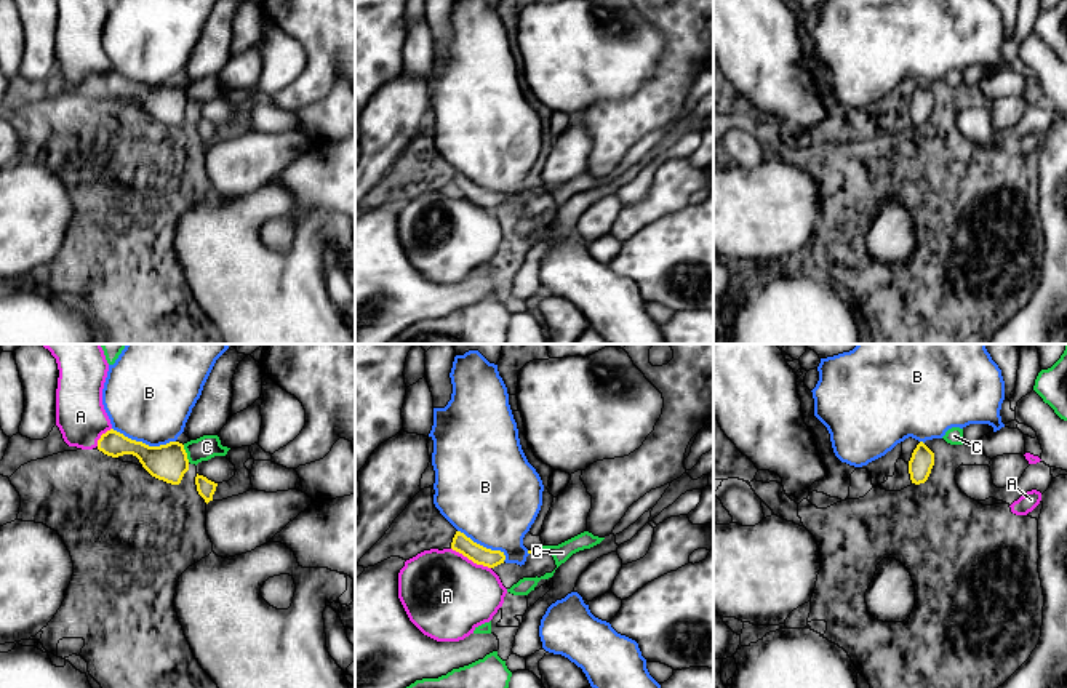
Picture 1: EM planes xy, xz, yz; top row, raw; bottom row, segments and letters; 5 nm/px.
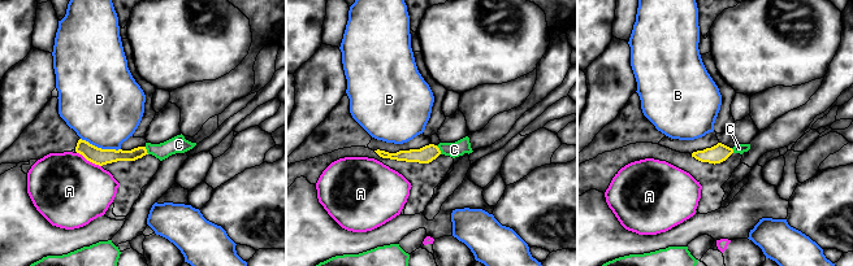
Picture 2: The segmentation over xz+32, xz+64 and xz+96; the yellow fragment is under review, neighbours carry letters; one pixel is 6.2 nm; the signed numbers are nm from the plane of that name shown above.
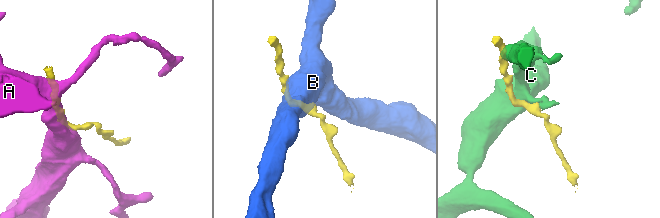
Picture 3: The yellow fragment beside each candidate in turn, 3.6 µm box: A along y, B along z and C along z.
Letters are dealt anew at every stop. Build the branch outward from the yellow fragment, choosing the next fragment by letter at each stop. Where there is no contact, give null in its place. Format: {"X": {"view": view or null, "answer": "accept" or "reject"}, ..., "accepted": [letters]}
{"A": {"view": "xz", "answer": "reject"}, "B": {"view": "xy", "answer": "reject"}, "C": {"view": "xy", "answer": "reject"}, "accepted": []}

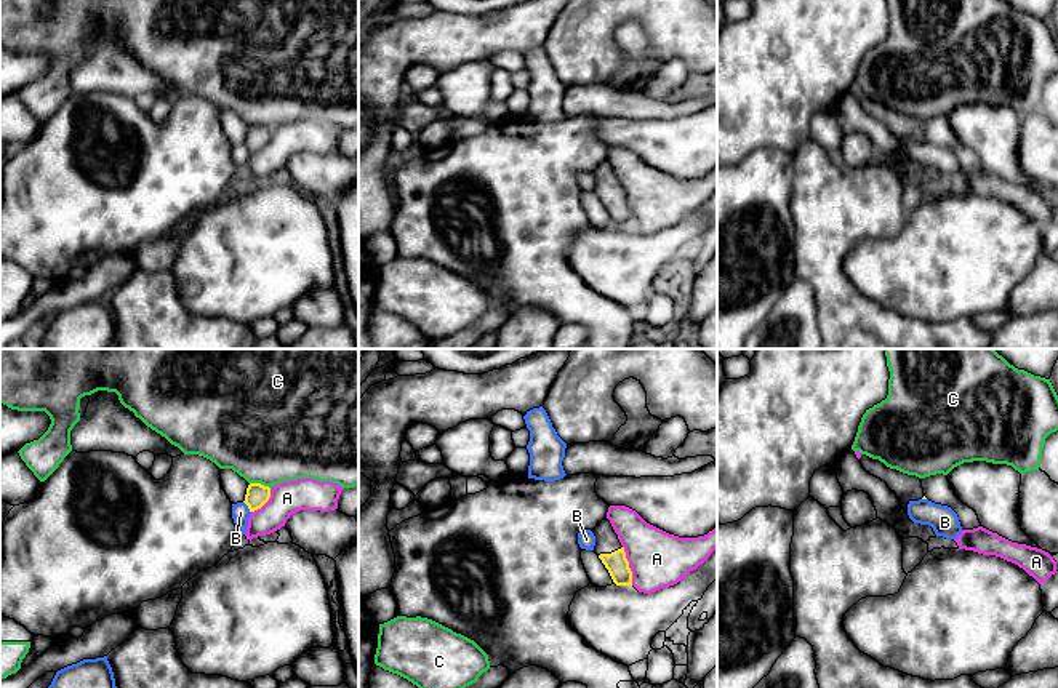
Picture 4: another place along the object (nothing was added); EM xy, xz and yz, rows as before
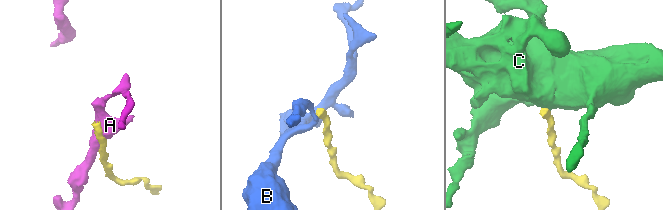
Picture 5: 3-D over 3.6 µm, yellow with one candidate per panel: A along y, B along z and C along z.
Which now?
{"A": {"view": "xz", "answer": "reject"}, "B": {"view": "xy", "answer": "reject"}, "C": {"view": "xy", "answer": "reject"}, "accepted": []}

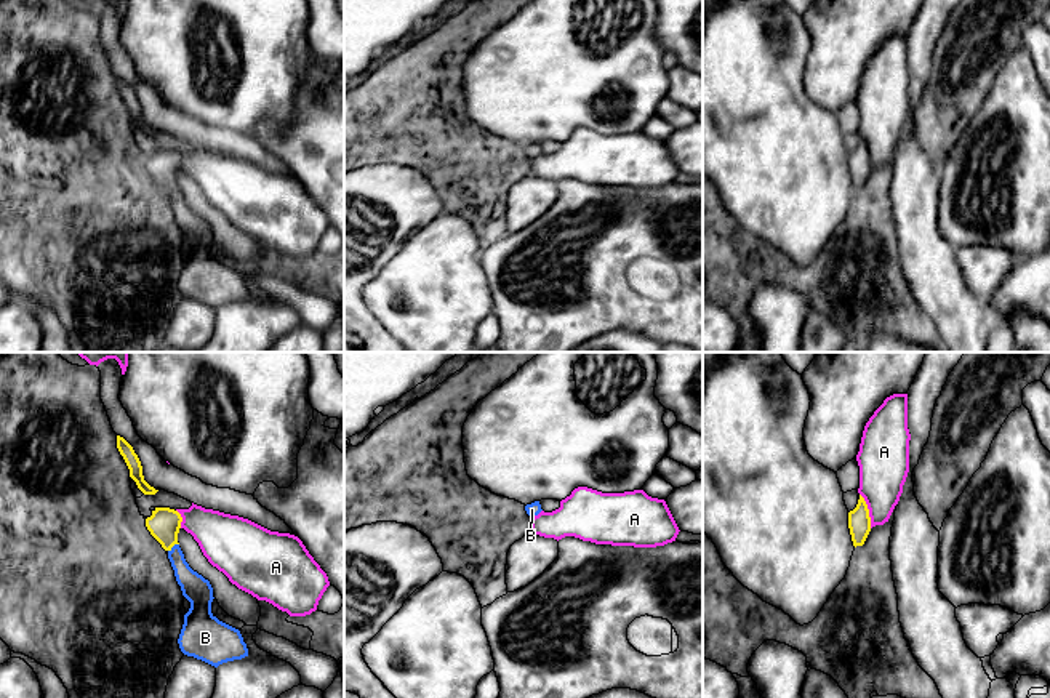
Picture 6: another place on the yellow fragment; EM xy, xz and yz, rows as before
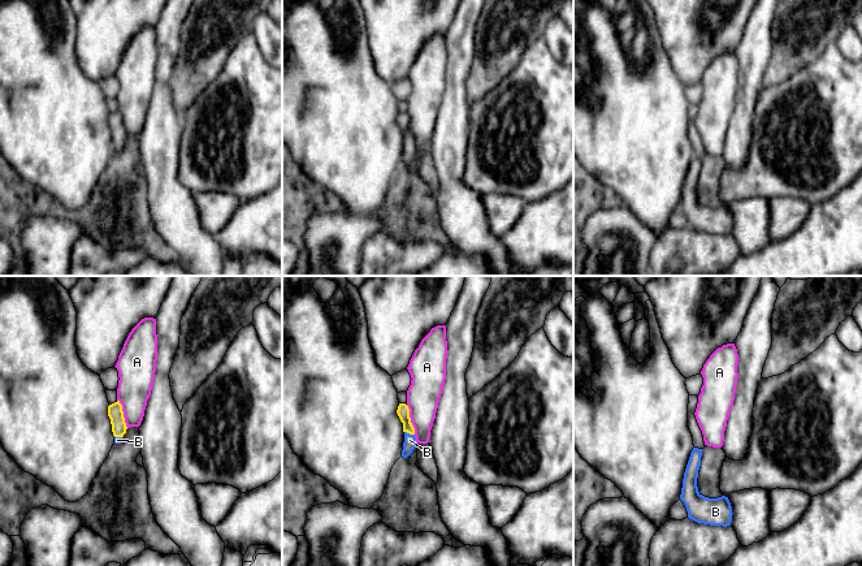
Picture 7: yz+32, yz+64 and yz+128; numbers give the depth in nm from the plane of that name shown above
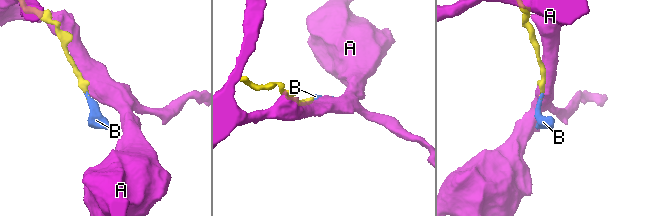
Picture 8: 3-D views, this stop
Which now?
{"A": {"view": "yz", "answer": "reject"}, "B": {"view": "xy", "answer": "accept"}, "accepted": ["B"]}

